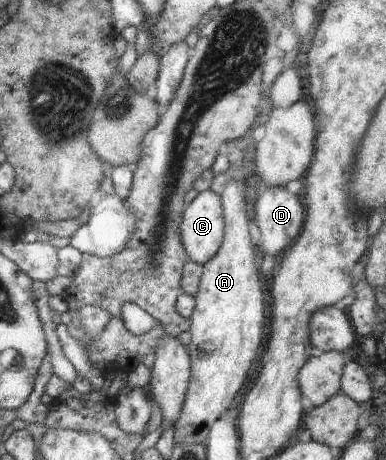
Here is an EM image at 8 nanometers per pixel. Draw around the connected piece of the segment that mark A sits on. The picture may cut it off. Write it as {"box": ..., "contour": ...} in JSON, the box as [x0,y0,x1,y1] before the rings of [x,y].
{"box":[173,181,265,444],"contour":[[[228,181],[220,195],[224,213],[224,236],[219,251],[211,261],[203,266],[195,298],[195,309],[190,317],[191,342],[187,346],[190,355],[190,378],[183,402],[182,412],[174,425],[173,435],[175,444],[203,444],[208,436],[210,427],[223,415],[230,413],[237,403],[231,405],[231,401],[237,401],[237,393],[241,391],[247,373],[251,369],[253,359],[259,351],[259,341],[263,341],[263,325],[265,325],[265,301],[263,301],[263,289],[261,282],[263,277],[260,271],[261,257],[257,246],[251,242],[249,234],[249,222],[245,200],[245,181]]]}

